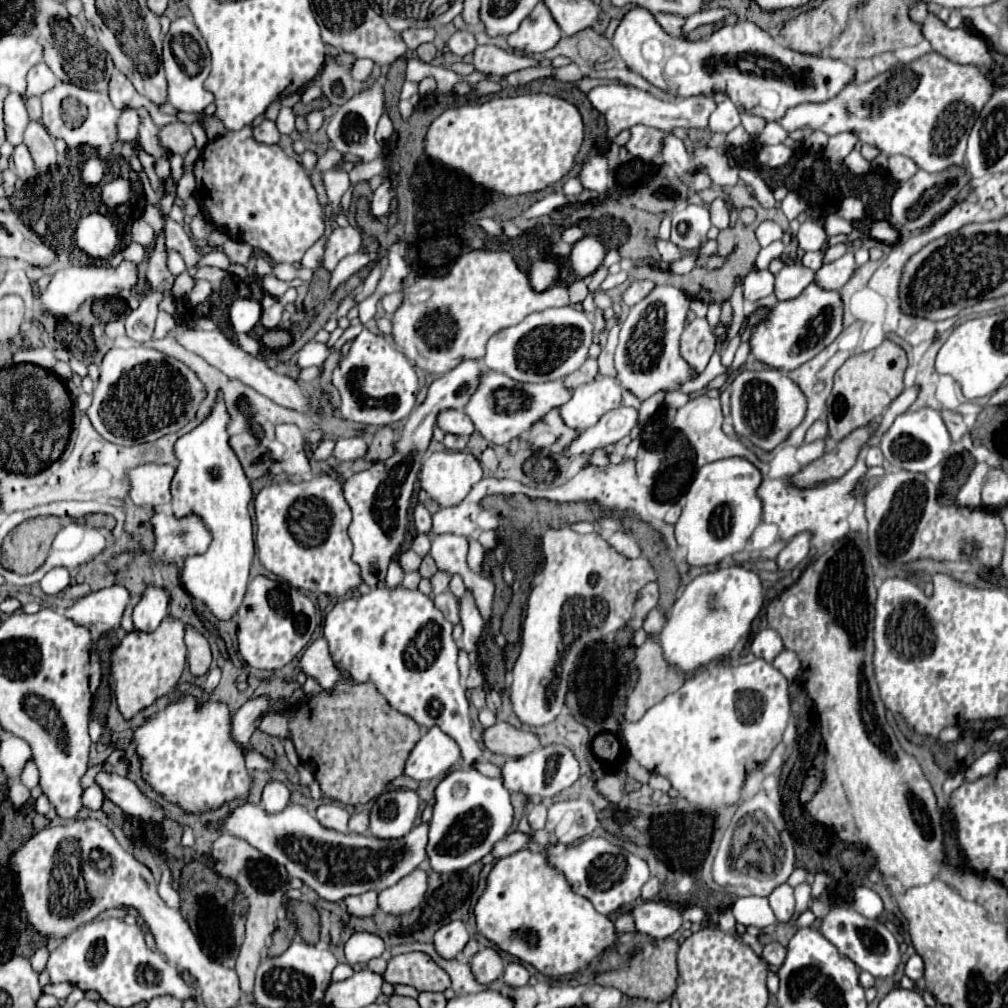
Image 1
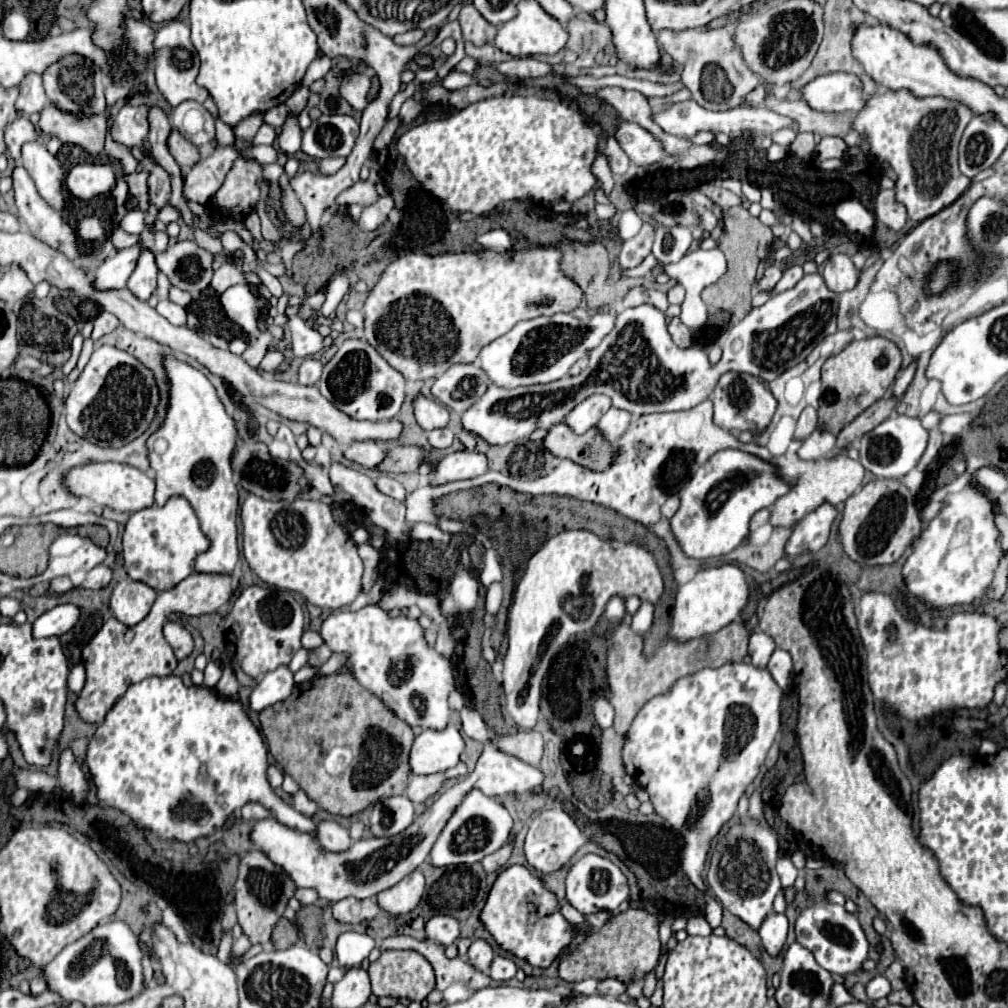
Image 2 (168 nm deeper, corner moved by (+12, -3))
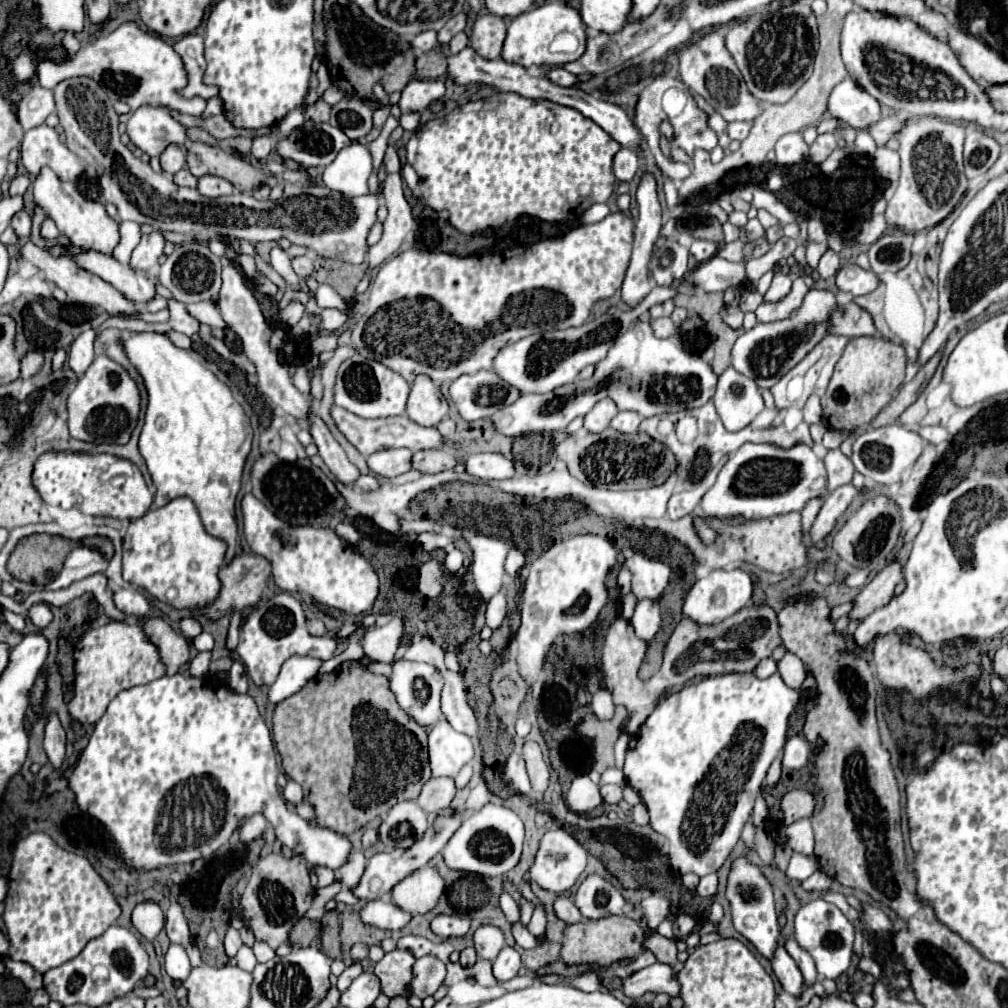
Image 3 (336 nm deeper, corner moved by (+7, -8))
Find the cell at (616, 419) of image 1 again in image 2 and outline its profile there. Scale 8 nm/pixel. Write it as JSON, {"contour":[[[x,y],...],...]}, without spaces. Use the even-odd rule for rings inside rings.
{"contour":[[[609,408],[609,410],[601,416],[597,428],[601,430],[601,434],[603,434],[609,442],[615,442],[615,440],[619,440],[619,438],[625,434],[629,422],[631,422],[631,414],[629,414],[627,410]]]}

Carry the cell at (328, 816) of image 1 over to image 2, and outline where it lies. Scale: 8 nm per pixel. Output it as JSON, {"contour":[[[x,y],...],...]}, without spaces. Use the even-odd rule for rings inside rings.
{"contour":[[[323,820],[317,826],[317,840],[327,852],[345,852],[351,848],[353,840],[347,828],[339,826],[335,820]]]}

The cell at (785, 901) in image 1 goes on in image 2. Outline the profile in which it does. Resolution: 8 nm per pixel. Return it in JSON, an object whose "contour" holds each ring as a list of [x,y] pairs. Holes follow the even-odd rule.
{"contour":[[[771,912],[767,916],[767,922],[763,922],[763,926],[759,928],[759,936],[763,942],[763,948],[769,956],[779,956],[787,938],[787,918],[785,914],[775,914]]]}

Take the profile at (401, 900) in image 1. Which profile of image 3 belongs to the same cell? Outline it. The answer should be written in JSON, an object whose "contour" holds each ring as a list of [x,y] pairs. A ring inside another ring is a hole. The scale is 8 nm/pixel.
{"contour":[[[422,867],[420,871],[414,871],[408,875],[408,879],[402,879],[392,889],[392,903],[396,907],[408,911],[410,915],[416,913],[428,913],[444,893],[444,881],[438,875],[434,867]]]}

